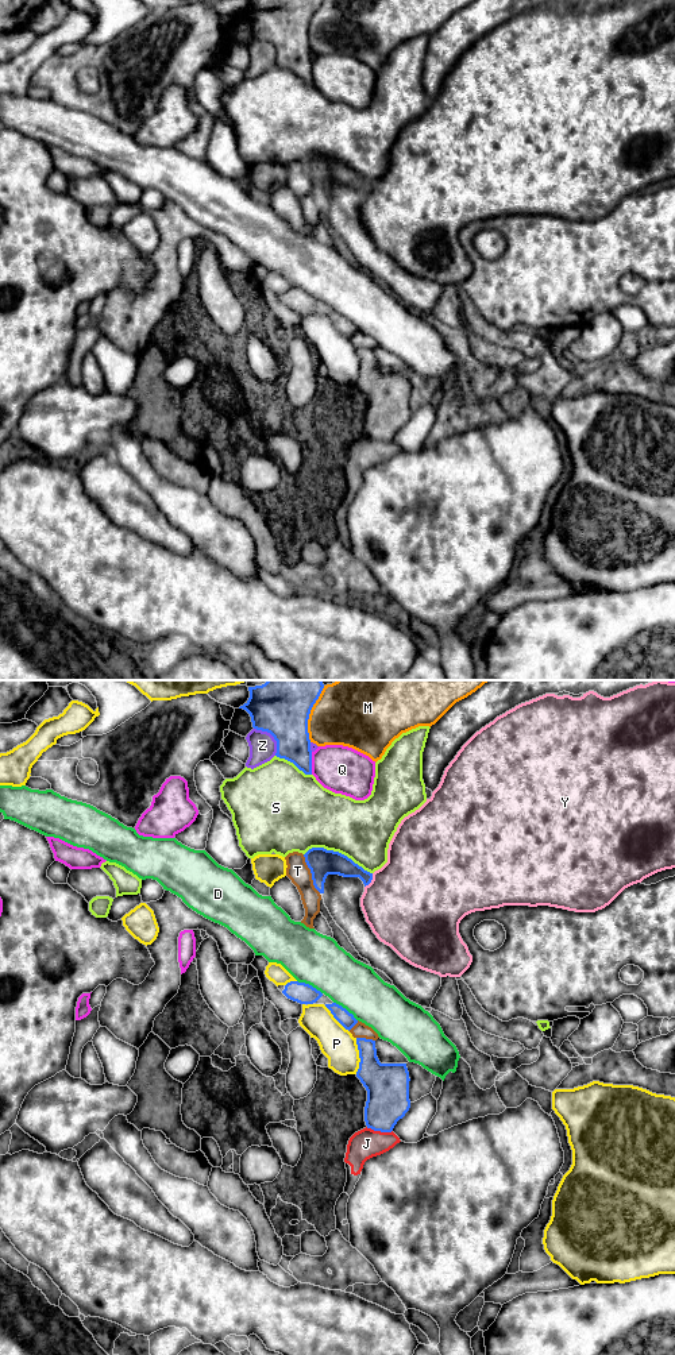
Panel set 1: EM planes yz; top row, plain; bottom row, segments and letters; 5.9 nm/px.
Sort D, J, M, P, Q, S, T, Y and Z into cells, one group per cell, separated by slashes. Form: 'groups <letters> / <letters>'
groups D / J Z / M / P / Q / S / T / Y

